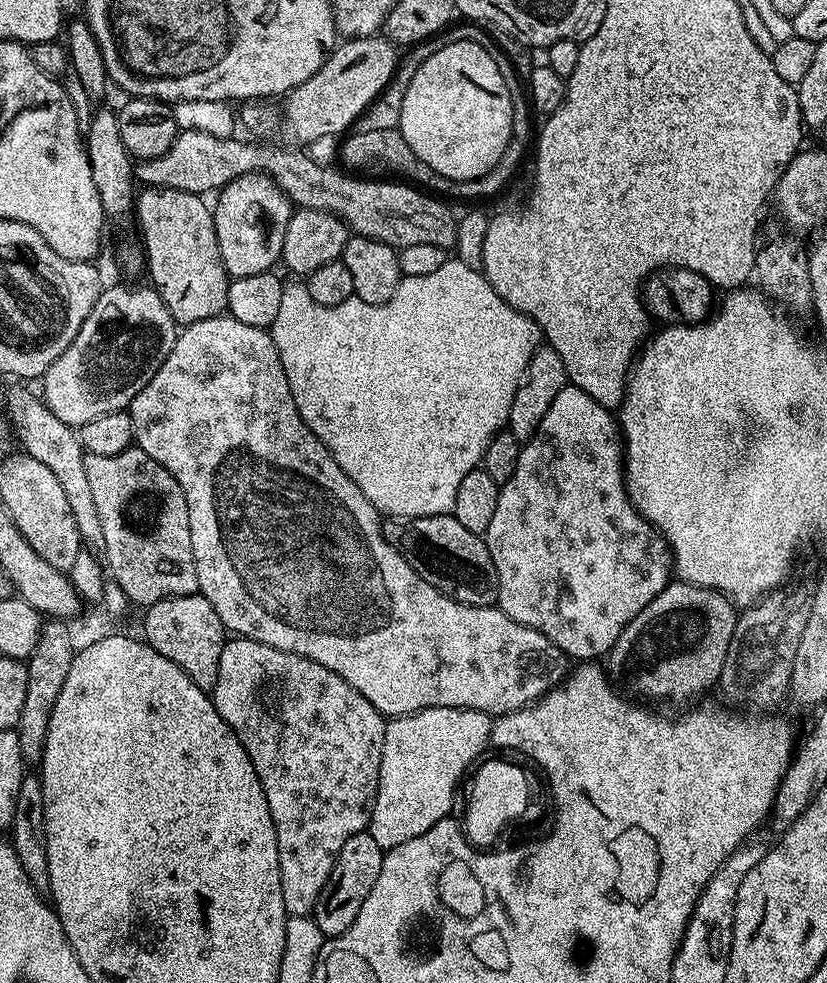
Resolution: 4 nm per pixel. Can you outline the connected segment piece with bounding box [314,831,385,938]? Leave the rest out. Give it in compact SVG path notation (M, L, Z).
M368 831L354 834L354 838L346 838L346 846L342 846L334 862L334 870L330 870L330 878L326 878L326 886L322 886L322 894L316 903L314 919L325 937L341 936L352 925L354 918L358 918L358 910L362 910L366 894L370 894L374 882L378 882L378 874L382 874L384 853L385 849L374 842Z

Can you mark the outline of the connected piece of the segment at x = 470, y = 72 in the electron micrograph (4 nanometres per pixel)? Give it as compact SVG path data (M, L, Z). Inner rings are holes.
M450 42L450 46L442 46L438 54L430 54L430 58L418 66L418 74L410 78L410 86L406 86L398 130L402 138L406 138L406 146L410 146L430 170L446 178L477 180L494 170L514 135L510 90L506 90L506 82L494 58L490 58L478 42Z

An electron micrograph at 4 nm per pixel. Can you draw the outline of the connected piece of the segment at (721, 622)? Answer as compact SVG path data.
M669 582L662 594L622 630L610 653L611 675L636 680L636 692L645 696L640 697L645 701L692 700L707 688L717 687L737 615L737 605L714 588Z

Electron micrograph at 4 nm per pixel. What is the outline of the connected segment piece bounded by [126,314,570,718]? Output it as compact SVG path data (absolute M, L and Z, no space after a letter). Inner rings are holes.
M227 314L183 325L166 362L162 362L162 366L158 366L158 374L154 374L154 378L150 378L150 382L138 390L126 411L134 426L132 438L135 447L150 454L150 458L154 458L154 462L158 462L158 466L166 469L174 482L182 486L182 494L186 494L186 506L190 510L190 546L194 550L194 562L198 570L199 595L204 596L210 606L214 606L214 611L229 633L257 640L278 650L293 652L302 658L311 658L326 666L326 670L341 676L351 688L362 694L362 698L366 698L366 702L370 702L370 706L374 706L374 710L386 718L408 716L424 708L469 708L487 712L495 718L505 712L519 712L536 703L568 675L569 657L558 646L554 646L546 634L530 626L522 626L522 622L514 622L514 618L510 618L498 606L479 608L459 604L457 600L434 590L426 578L410 567L404 555L389 544L385 529L380 529L381 513L377 512L370 498L366 498L366 494L362 494L362 490L358 490L358 486L346 478L342 466L334 462L330 450L326 450L314 430L302 422L302 414L298 414L298 406L294 406L290 382L286 382L286 370L282 370L282 358L278 358L278 350L269 329L246 326L246 322L238 322Z

